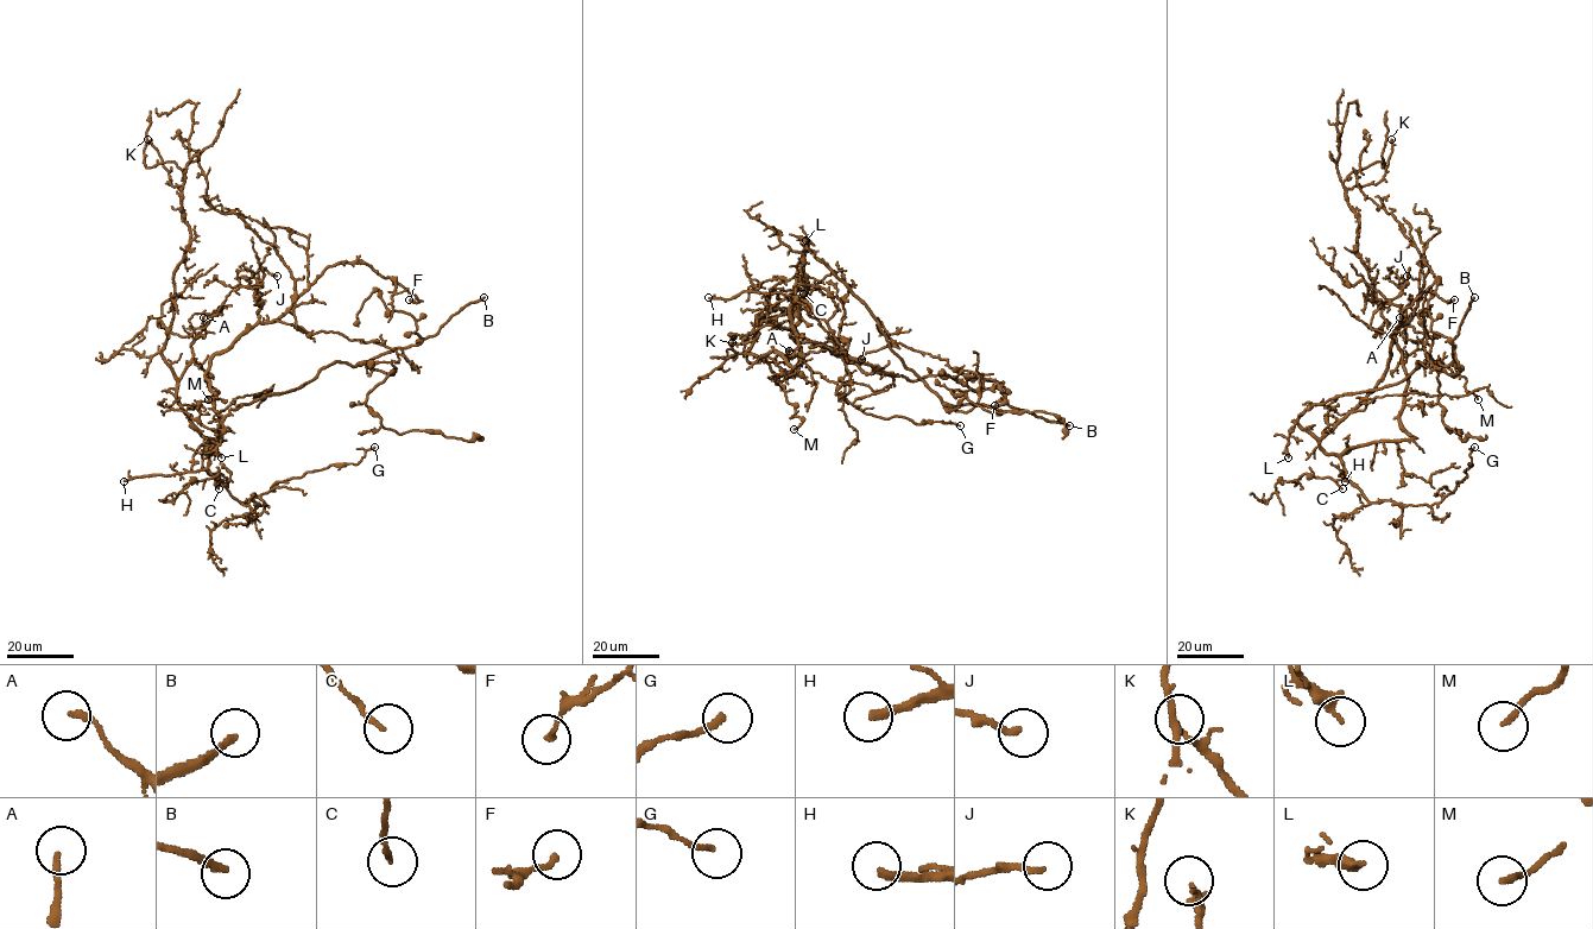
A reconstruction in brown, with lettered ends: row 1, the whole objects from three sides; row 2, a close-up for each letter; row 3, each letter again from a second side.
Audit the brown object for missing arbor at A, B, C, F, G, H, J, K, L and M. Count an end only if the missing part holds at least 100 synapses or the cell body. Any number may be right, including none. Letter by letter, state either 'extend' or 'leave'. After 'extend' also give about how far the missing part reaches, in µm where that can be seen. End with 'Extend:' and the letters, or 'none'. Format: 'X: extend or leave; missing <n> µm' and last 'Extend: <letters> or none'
A: leave
B: extend; missing 160 µm
C: leave
F: leave
G: leave
H: extend; missing 70 µm
J: leave
K: leave
L: leave
M: leave
Extend: B, H

